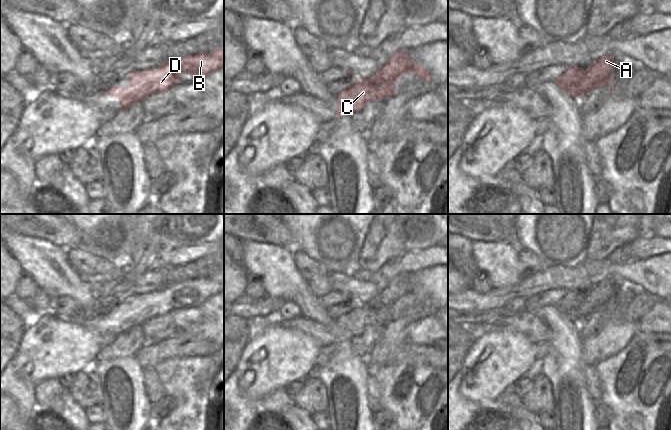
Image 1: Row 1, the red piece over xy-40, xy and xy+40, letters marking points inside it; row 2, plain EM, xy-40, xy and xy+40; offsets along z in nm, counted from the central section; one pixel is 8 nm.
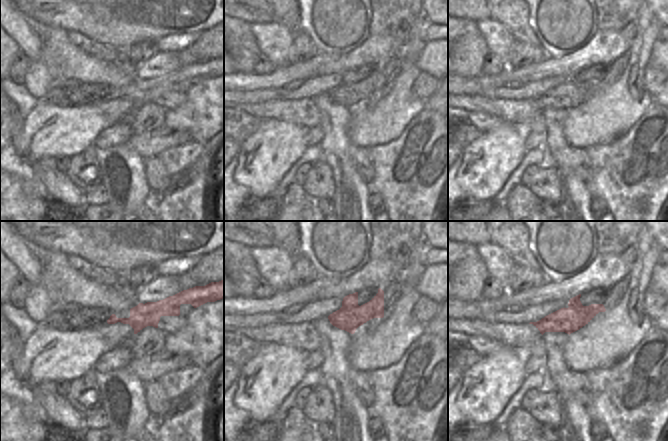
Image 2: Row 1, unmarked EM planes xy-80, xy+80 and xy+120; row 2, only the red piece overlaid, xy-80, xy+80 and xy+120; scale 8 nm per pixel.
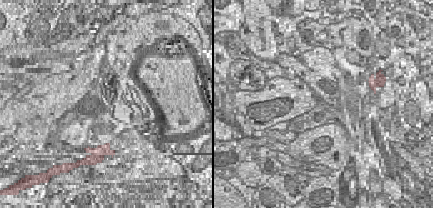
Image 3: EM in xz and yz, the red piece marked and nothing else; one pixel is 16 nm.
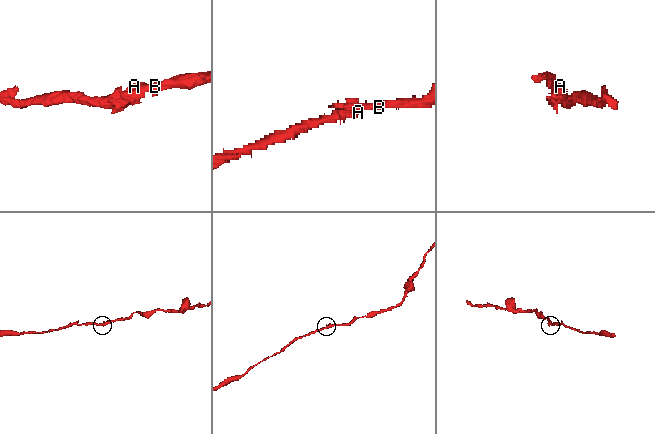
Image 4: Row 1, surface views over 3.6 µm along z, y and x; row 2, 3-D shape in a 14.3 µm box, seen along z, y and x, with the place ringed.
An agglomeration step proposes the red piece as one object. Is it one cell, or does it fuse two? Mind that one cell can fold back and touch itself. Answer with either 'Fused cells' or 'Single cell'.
Single cell.

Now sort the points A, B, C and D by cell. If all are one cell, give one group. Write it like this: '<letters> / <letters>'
A B C D

